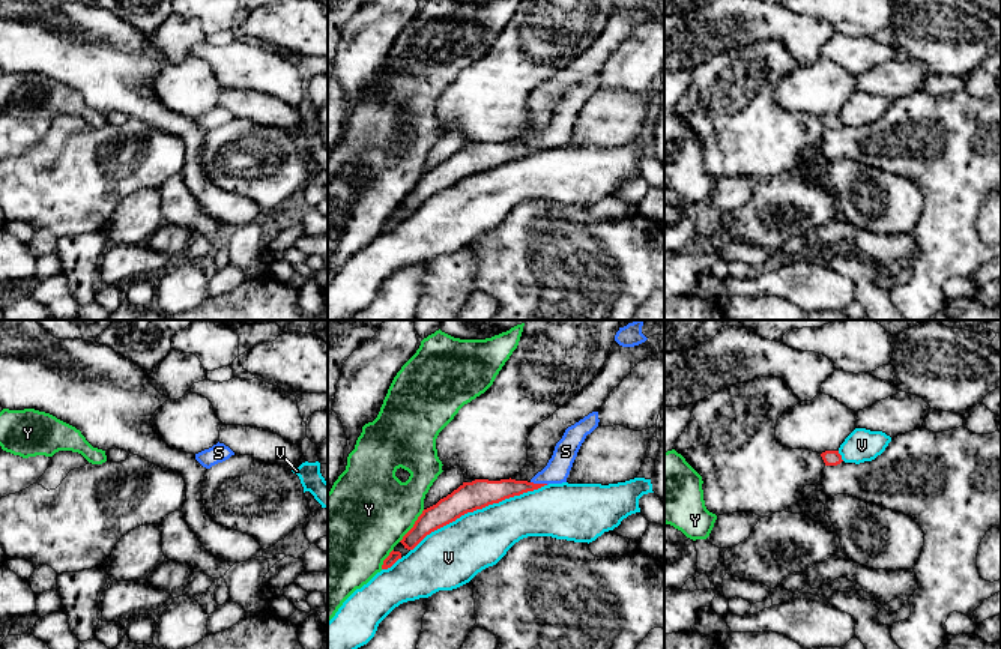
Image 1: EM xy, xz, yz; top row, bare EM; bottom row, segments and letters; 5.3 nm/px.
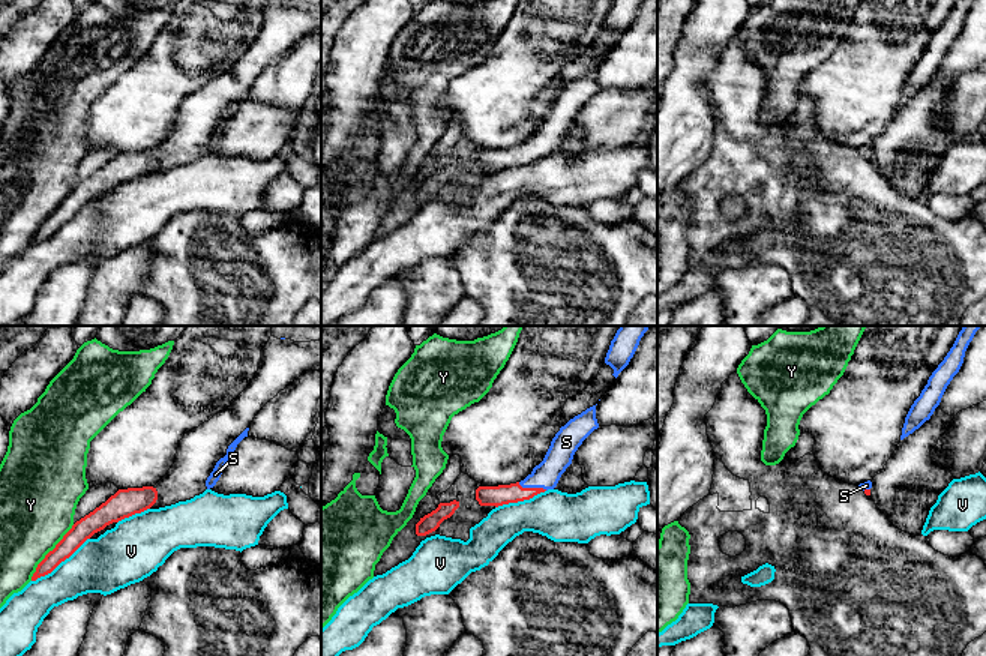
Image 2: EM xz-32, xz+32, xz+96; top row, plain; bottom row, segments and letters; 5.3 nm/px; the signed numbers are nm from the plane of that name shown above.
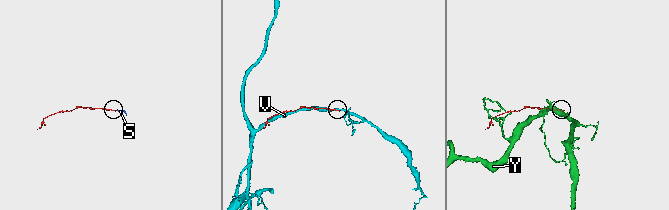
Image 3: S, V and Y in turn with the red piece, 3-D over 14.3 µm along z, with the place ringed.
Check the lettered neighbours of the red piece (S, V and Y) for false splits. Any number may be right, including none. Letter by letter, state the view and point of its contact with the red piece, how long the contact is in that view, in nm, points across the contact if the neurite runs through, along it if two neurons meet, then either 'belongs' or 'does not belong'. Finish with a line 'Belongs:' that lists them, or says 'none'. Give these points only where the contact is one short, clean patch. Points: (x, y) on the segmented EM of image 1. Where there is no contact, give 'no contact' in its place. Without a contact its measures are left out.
S: meets red in xz at (540, 484); contact 100 nm long; runs through xz (495, 492), (540, 484), (561, 463), (565, 451); belongs
V: meets red in xz at (478, 508); contact 800 nm long; does not belong
Y: meets red in xz at (414, 526); contact 220 nm long; does not belong
Belongs: S

